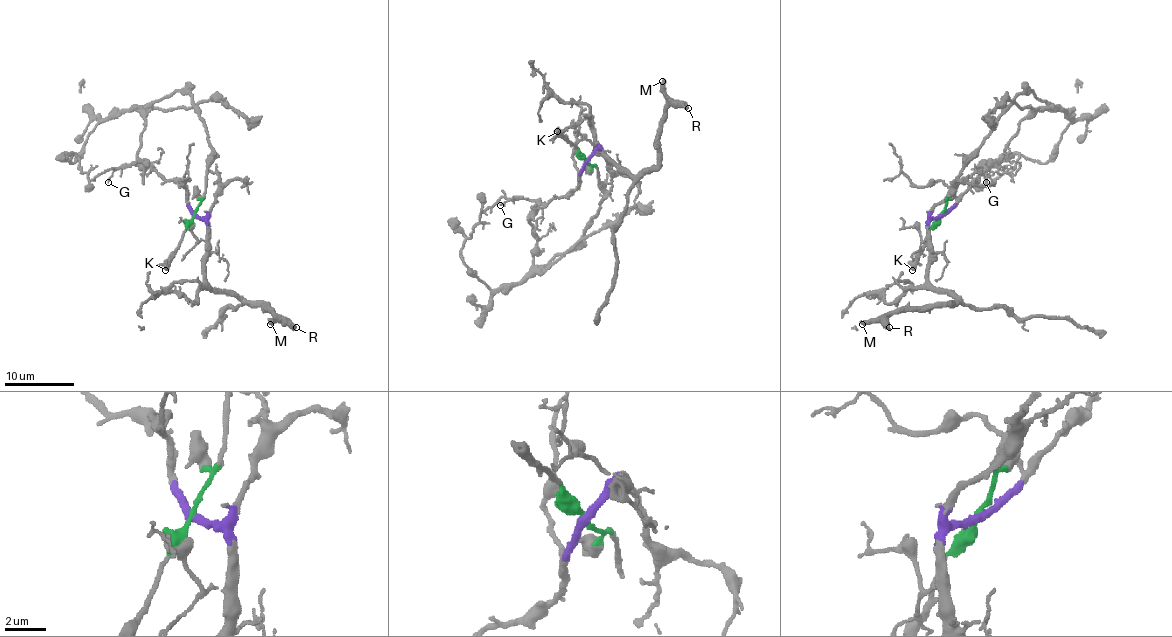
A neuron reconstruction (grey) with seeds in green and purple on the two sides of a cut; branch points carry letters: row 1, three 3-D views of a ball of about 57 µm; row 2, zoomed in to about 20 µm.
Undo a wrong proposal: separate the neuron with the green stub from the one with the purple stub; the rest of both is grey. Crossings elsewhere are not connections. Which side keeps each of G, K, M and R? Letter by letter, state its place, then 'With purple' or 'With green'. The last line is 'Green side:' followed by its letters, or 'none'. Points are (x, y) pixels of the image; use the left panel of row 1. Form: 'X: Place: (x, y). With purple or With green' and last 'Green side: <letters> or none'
G: Place: (108, 182). With purple
K: Place: (165, 270). With green
M: Place: (270, 324). With purple
R: Place: (296, 327). With purple
Green side: K

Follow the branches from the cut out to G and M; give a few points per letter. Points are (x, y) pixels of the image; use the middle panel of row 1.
G: (587, 159), (580, 183), (573, 190), (541, 203), (533, 199), (508, 199), (499, 204)
M: (587, 159), (597, 147), (632, 175), (648, 173), (657, 164), (658, 126), (665, 103), (662, 80)

